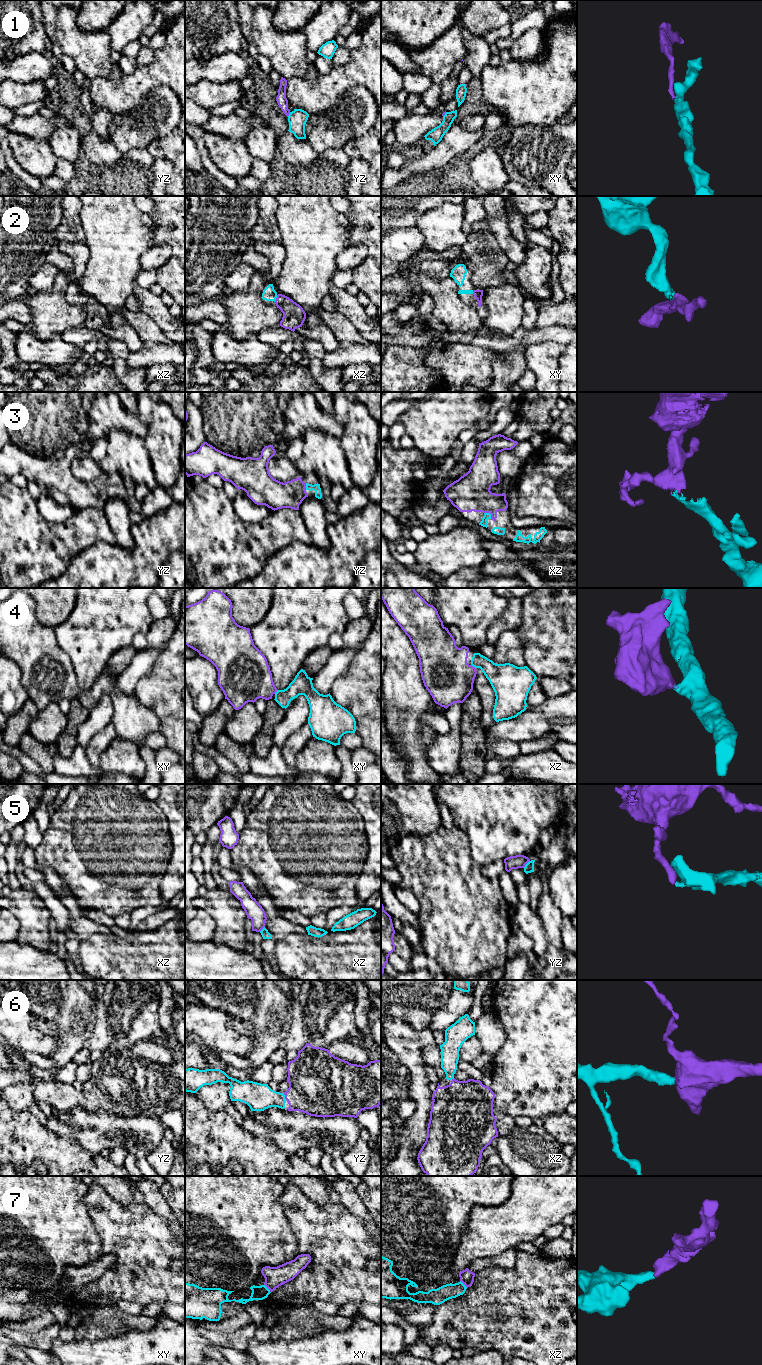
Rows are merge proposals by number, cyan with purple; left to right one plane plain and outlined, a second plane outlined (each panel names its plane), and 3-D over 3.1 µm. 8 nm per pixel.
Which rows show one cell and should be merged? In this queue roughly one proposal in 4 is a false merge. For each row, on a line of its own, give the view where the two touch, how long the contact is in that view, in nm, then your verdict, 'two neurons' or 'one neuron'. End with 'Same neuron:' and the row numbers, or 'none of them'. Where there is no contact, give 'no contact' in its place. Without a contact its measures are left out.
1: contact in yz; length 50 nm; two neurons
2: contact in xz; length 60 nm; one neuron
3: contact in xz; length 80 nm; one neuron
4: contact in xz; length 50 nm; one neuron
5: contact in yz; length 80 nm; two neurons
6: contact in yz; length 50 nm; one neuron
7: contact in xy; length 90 nm; one neuron
Same neuron: 2, 3, 4, 6, 7

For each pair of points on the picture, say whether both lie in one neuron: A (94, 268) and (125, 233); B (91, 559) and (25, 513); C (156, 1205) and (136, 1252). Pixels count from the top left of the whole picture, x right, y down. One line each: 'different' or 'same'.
A: same
B: different
C: different

